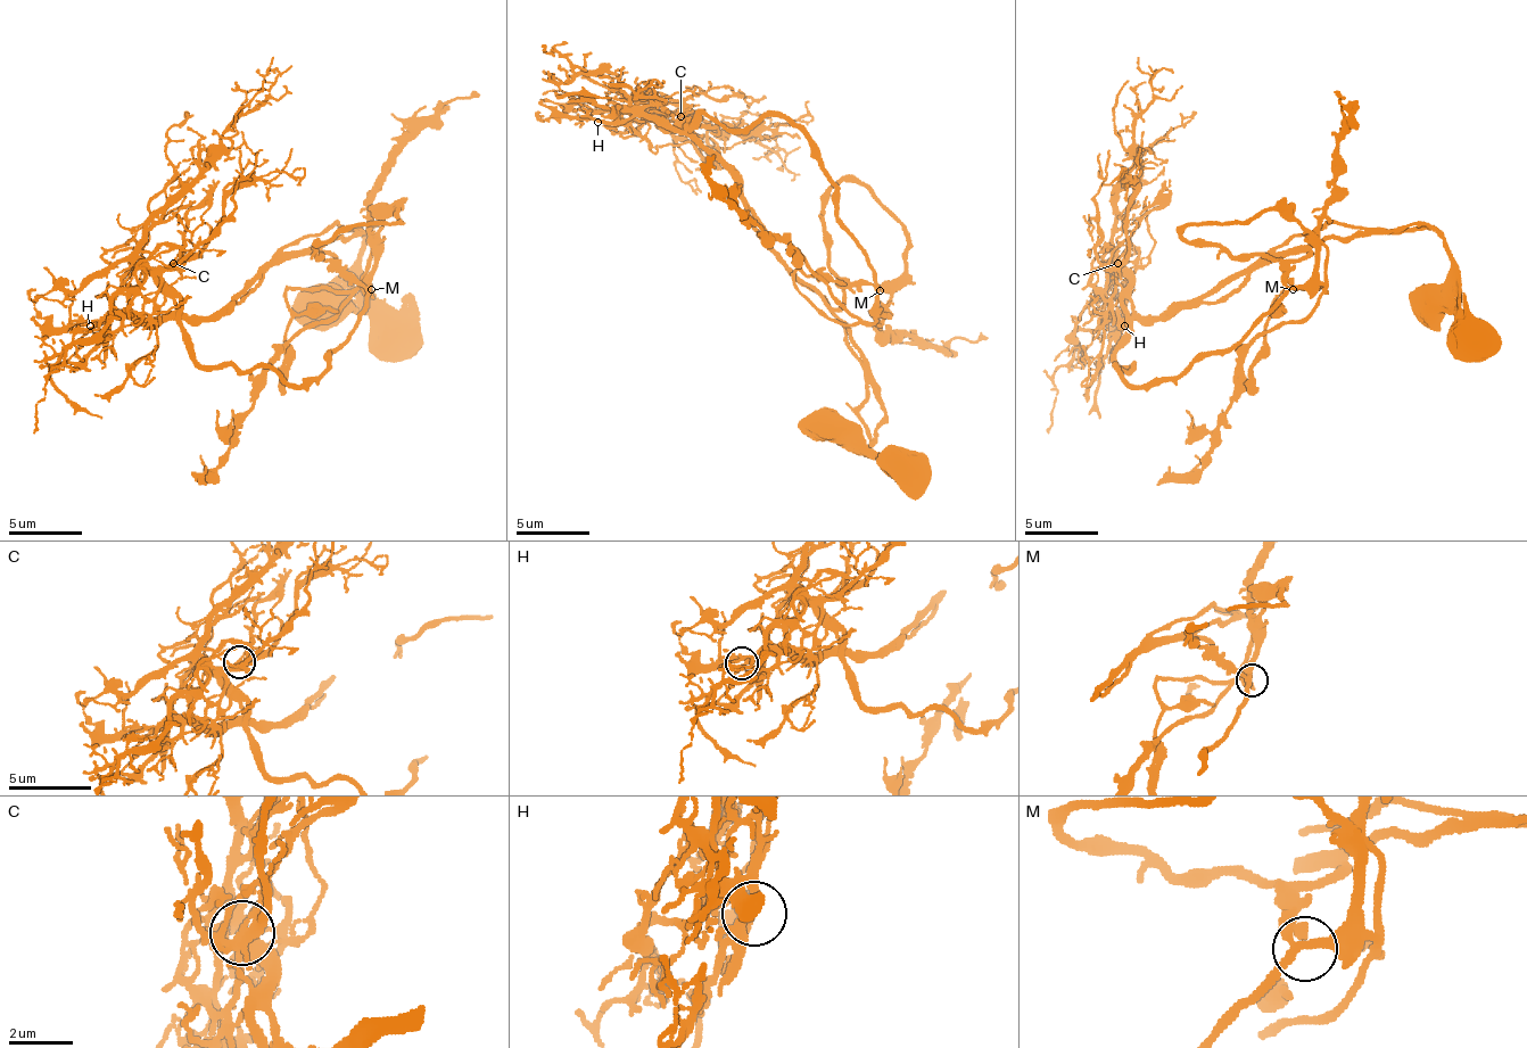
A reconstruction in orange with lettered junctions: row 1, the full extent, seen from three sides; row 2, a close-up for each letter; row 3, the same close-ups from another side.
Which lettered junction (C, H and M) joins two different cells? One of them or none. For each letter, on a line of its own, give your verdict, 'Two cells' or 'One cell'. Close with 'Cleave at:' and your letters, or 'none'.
C: Two cells
H: One cell
M: One cell
Cleave at: C

